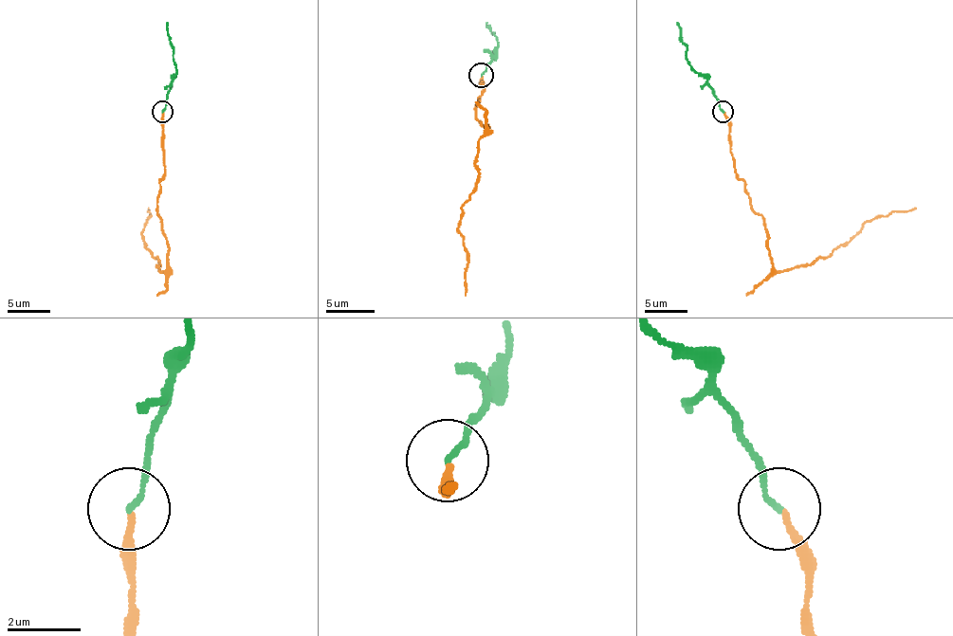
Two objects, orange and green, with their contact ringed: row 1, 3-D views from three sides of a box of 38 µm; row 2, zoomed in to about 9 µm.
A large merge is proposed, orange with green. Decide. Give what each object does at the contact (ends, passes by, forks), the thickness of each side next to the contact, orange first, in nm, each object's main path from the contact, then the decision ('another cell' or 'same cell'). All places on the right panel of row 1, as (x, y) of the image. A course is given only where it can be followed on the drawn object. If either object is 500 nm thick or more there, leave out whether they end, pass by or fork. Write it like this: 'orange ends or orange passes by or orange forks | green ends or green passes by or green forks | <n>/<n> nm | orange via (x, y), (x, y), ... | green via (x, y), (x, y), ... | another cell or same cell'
orange ends | green ends | 160/140 nm | orange via (724, 111), (735, 174), (760, 215), (778, 271), (825, 259), (866, 222), (915, 207) | green via (723, 111), (714, 89), (692, 68), (677, 23) | same cell

